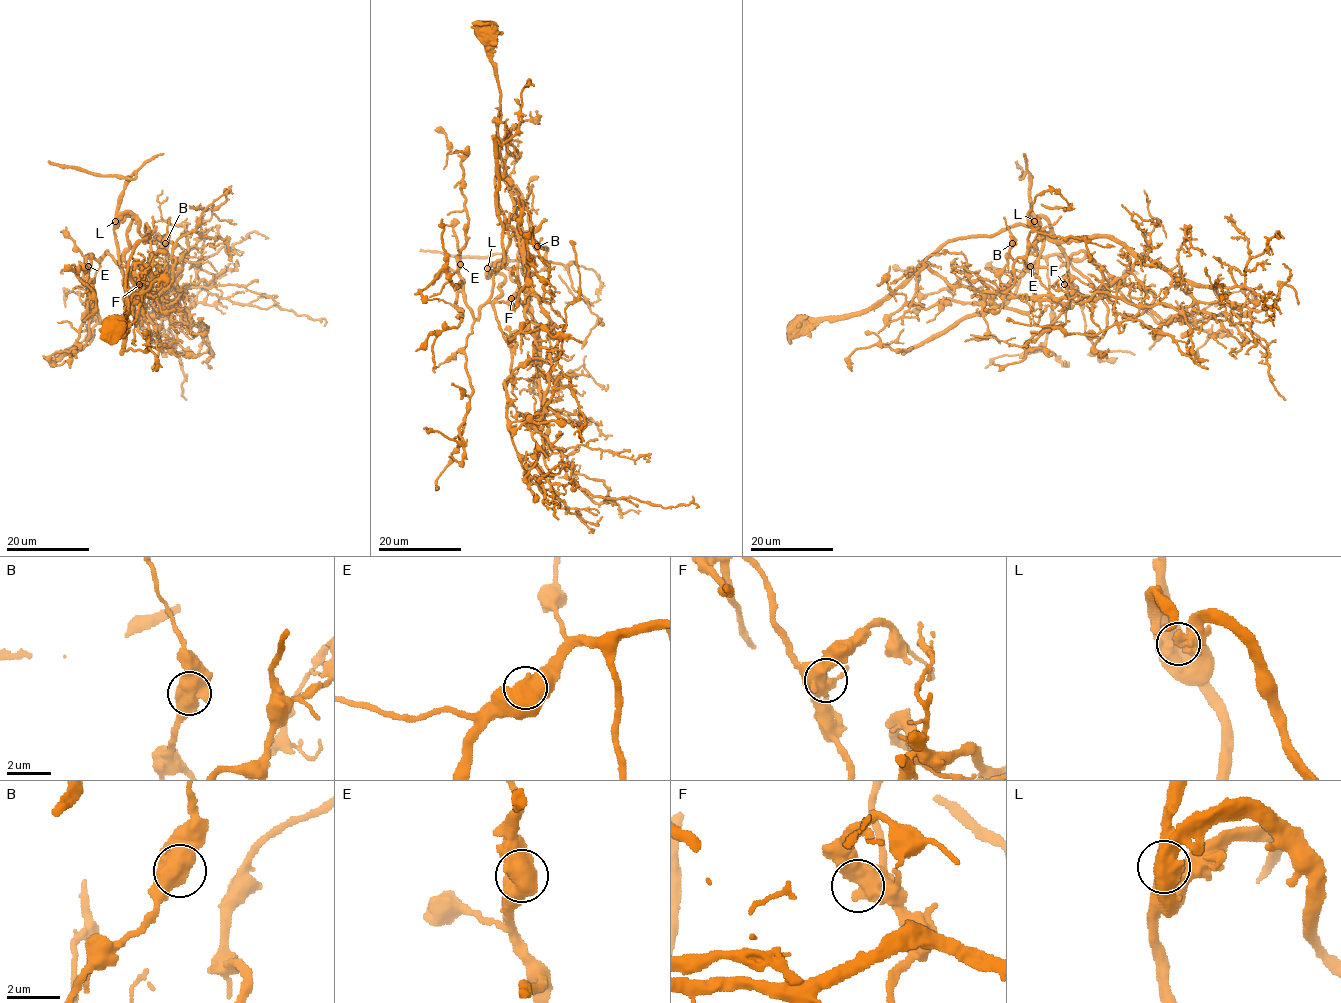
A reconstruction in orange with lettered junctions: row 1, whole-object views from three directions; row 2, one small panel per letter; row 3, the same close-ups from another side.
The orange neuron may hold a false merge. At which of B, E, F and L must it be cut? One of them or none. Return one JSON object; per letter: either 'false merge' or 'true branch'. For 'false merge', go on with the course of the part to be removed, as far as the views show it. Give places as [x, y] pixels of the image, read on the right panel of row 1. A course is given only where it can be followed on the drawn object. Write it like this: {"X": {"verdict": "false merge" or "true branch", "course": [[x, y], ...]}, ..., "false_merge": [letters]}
{"B": {"verdict": "true branch"}, "E": {"verdict": "true branch"}, "F": {"verdict": "true branch"}, "L": {"verdict": "false merge", "course": [[1035, 220], [1032, 307], [999, 308], [996, 295], [1196, 304], [1260, 350]]}, "false_merge": ["L"]}

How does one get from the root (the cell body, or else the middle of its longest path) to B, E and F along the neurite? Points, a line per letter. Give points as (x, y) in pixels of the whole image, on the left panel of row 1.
B: (116, 325), (128, 311), (127, 263), (149, 236), (129, 213), (118, 217), (119, 263), (138, 294), (165, 243)
E: (116, 325), (128, 311), (127, 263), (147, 225), (143, 237), (122, 213), (121, 267), (106, 251), (88, 266)
F: (116, 325), (128, 311), (127, 263), (149, 236), (122, 213), (117, 223), (132, 217), (125, 261), (139, 284)

